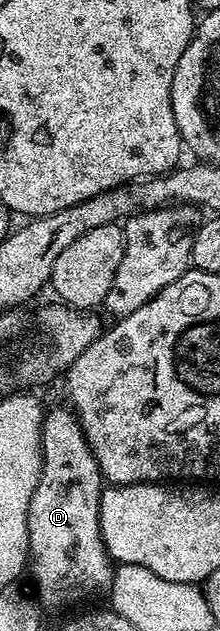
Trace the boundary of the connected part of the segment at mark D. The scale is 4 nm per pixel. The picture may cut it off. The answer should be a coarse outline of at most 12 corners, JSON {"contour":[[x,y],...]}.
{"contour":[[74,411],[43,417],[27,515],[45,603],[110,593],[103,479]]}

